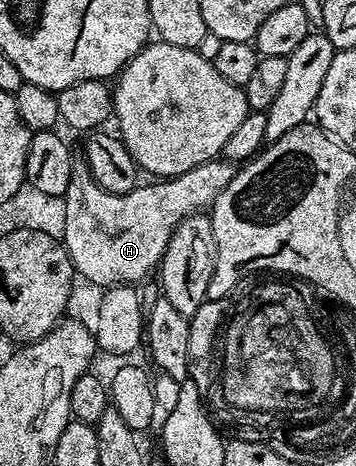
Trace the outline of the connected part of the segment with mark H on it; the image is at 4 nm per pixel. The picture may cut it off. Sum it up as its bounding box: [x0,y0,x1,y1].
[63,156,238,287]

